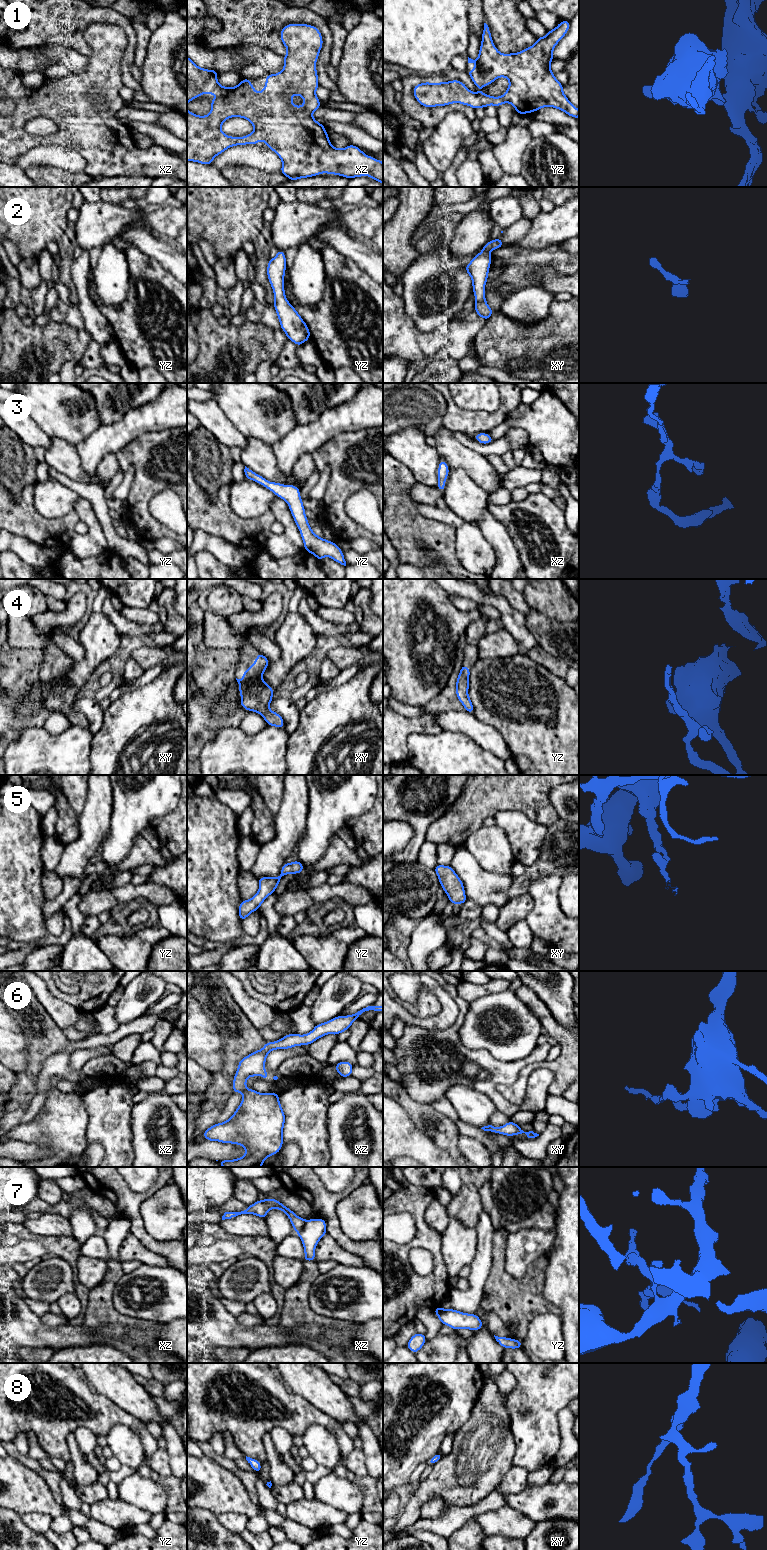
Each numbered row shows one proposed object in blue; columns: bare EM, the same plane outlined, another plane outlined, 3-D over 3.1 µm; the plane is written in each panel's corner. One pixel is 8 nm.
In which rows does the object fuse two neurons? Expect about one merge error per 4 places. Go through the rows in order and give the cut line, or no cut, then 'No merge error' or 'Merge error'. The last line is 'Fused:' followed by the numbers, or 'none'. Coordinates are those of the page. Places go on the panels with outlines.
1: No split. No merge error
2: No split. No merge error
3: No split. No merge error
4: No split. No merge error
5: No split. No merge error
6: No split. No merge error
7: Split along xz (306, 1220), (297, 1231). Merge error
8: No split. No merge error
Fused: 7

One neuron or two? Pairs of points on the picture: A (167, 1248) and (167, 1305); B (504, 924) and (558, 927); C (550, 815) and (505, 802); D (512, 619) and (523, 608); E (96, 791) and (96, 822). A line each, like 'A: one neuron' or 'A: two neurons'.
A: two neurons
B: two neurons
C: one neuron
D: two neurons
E: one neuron

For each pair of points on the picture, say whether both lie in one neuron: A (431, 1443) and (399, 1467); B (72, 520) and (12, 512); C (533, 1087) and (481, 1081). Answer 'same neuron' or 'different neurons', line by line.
A: same neuron
B: same neuron
C: same neuron

